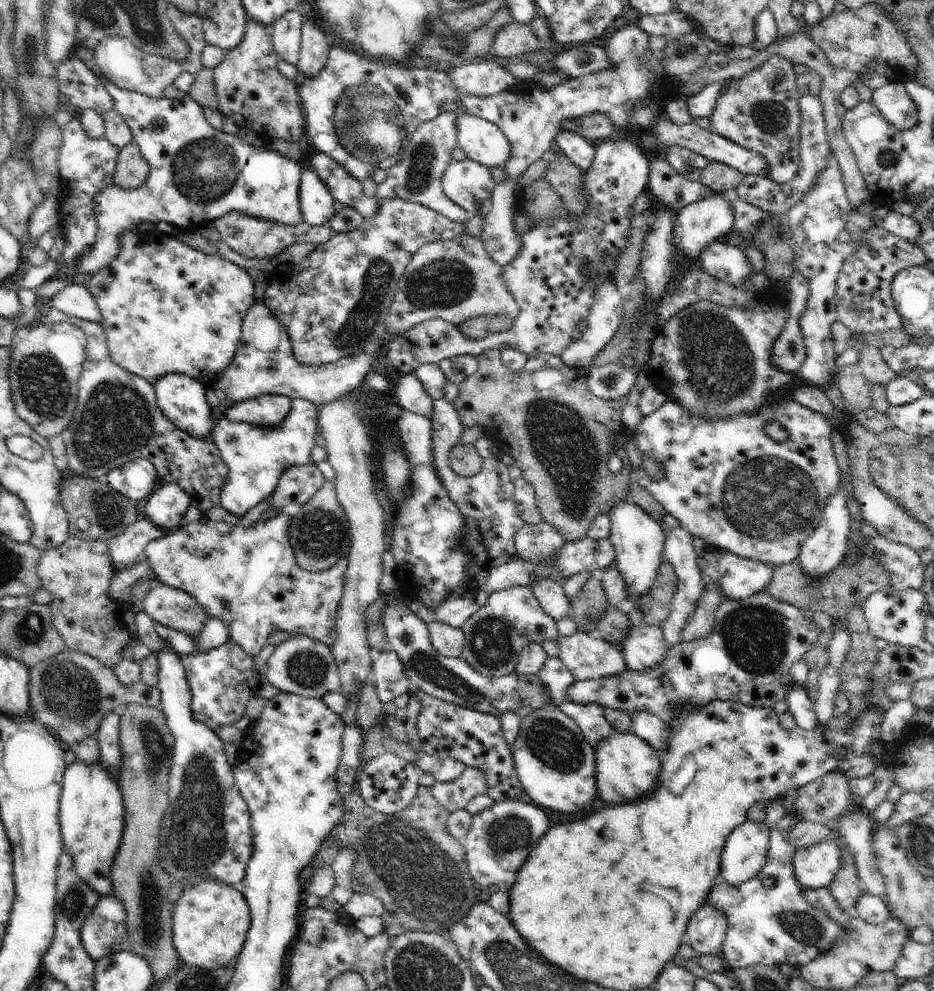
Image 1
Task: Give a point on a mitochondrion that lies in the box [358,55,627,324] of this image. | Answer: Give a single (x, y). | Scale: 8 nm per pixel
(440, 283)

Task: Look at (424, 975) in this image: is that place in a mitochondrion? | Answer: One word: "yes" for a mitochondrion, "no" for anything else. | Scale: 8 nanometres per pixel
yes

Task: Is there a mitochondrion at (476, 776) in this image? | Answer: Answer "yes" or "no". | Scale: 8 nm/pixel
no

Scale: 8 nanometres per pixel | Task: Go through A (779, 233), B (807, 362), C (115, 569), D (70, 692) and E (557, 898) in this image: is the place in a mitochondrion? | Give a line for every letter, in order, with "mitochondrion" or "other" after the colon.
A: other
B: other
C: other
D: mitochondrion
E: other

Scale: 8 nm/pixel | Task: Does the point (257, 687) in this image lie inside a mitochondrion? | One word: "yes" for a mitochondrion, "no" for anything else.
no

